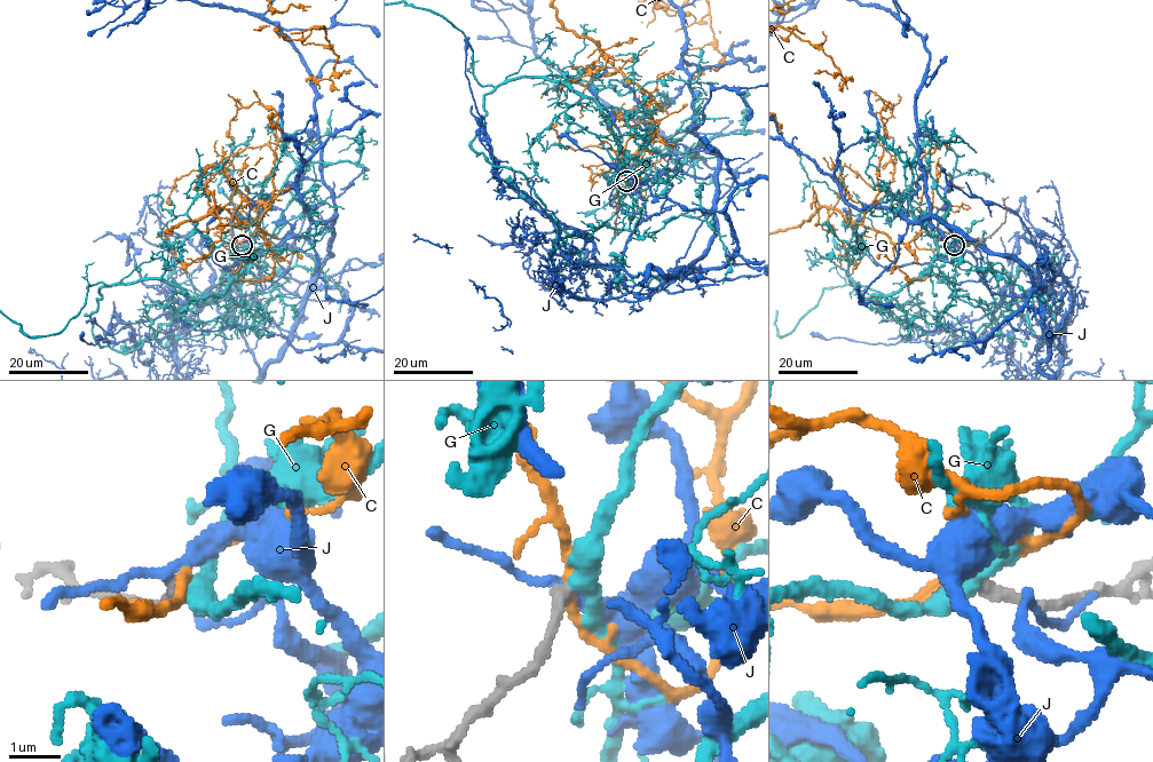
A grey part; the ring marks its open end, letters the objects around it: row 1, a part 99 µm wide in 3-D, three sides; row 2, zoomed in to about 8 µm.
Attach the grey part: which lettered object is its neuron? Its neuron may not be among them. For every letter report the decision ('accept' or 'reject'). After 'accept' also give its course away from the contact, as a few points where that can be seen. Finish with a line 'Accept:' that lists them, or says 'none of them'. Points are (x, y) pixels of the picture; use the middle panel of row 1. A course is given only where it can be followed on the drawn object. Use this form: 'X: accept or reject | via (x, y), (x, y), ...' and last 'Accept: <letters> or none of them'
C: reject
G: accept | via (626, 182), (638, 161), (591, 98), (542, 77), (483, 85), (444, 17), (404, 1)
J: reject
Accept: G

